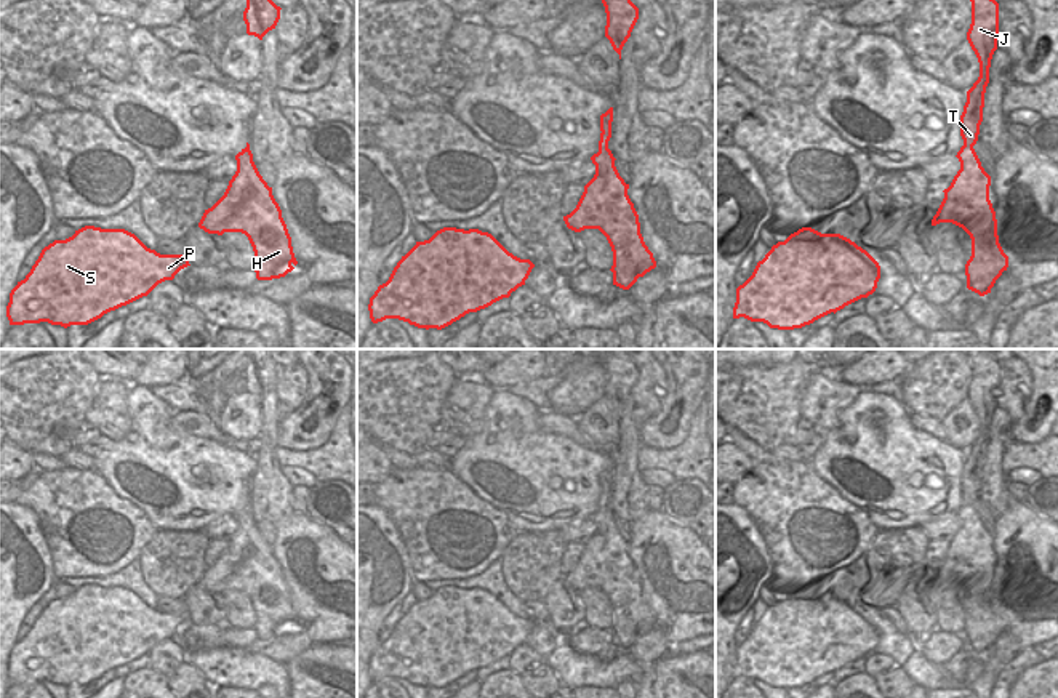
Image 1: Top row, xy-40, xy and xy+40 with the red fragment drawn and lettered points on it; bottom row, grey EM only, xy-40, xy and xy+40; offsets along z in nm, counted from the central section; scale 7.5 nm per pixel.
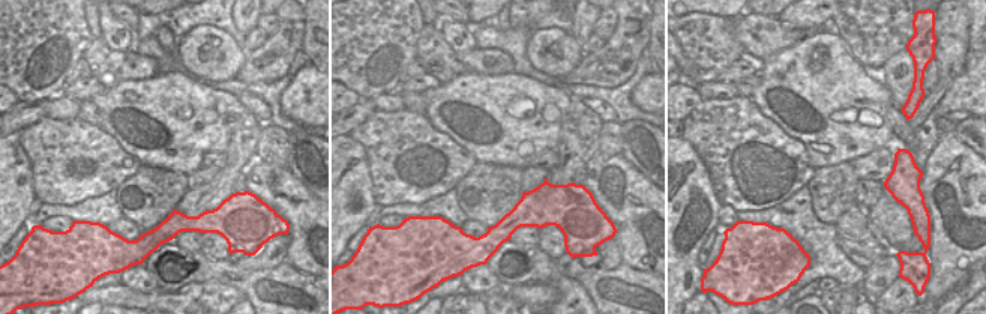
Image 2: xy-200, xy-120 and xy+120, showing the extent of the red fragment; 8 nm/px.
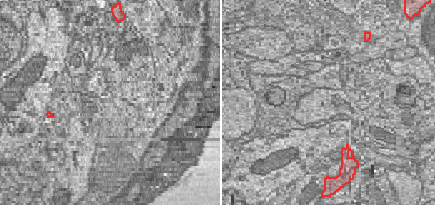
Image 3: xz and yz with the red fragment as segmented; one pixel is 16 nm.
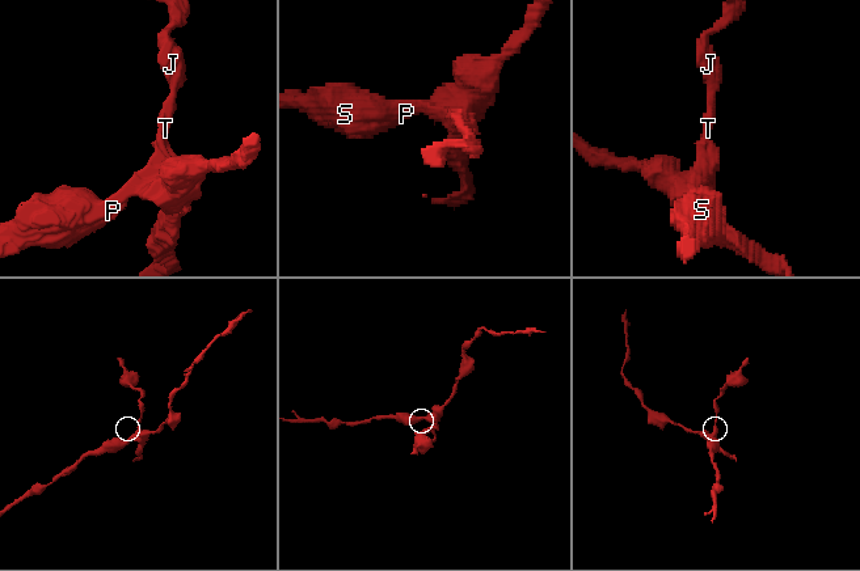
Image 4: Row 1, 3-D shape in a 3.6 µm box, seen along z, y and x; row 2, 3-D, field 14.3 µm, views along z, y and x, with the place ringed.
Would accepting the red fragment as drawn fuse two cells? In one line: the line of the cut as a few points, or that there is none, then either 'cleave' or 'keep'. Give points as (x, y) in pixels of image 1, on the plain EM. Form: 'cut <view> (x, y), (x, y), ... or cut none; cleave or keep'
cut none; keep

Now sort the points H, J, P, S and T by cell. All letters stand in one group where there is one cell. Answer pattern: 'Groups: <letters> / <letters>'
Groups: H J P S T

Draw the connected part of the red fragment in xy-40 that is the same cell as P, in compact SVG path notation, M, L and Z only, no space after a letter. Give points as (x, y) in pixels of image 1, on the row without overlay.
M85 584L66 599L45 605L24 639L10 652L10 684L88 684L104 672L147 655L158 642L173 639L190 624L184 613L160 613L125 588Z

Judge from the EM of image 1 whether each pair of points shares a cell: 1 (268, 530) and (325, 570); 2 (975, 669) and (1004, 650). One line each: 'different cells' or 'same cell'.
1: different cells
2: different cells

